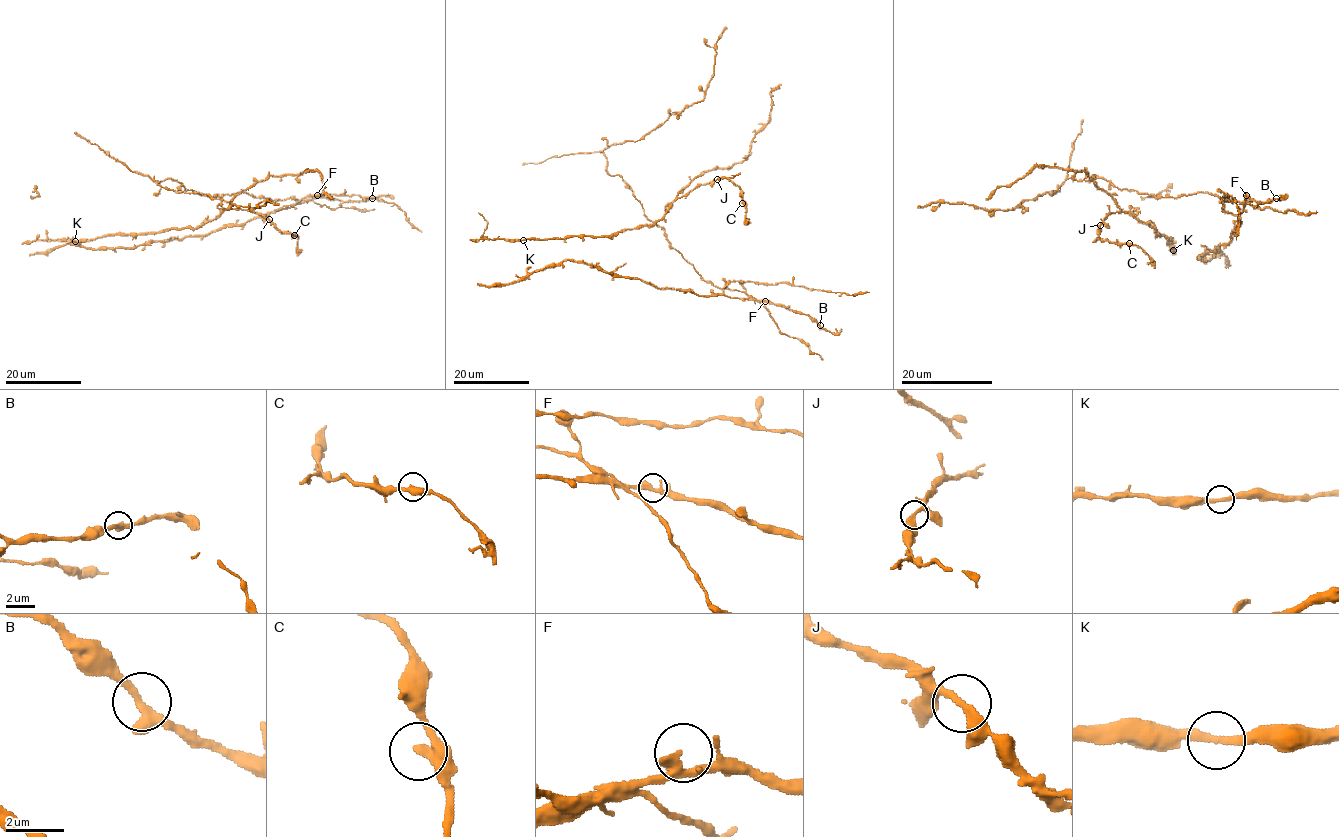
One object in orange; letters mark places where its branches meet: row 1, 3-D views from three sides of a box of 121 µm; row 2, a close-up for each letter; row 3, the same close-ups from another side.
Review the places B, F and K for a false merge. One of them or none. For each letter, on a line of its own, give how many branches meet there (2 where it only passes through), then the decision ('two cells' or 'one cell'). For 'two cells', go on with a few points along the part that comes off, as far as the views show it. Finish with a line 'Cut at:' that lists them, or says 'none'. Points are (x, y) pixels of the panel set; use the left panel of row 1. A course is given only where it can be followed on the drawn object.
B: 2 branches meet; one cell
F: 2 branches meet; one cell
K: 2 branches meet; one cell
Cut at: none

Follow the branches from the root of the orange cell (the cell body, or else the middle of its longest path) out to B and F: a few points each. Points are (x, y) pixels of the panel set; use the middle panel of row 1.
B: (694, 267), (705, 281), (714, 286), (742, 291), (769, 304), (784, 305), (807, 314), (820, 325)
F: (694, 267), (705, 281), (714, 286), (742, 291), (765, 301)

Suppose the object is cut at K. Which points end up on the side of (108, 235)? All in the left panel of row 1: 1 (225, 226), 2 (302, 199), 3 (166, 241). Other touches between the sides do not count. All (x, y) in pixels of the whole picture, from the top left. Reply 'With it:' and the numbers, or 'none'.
With it: none

